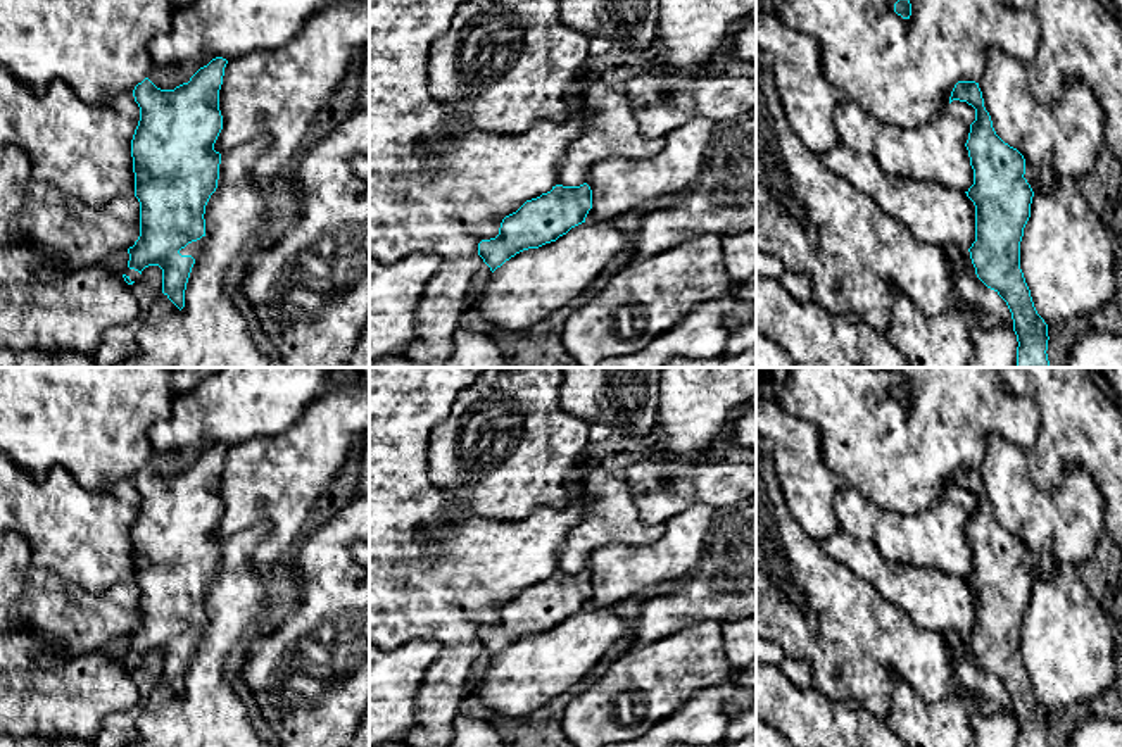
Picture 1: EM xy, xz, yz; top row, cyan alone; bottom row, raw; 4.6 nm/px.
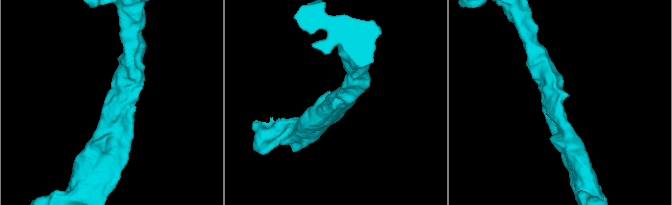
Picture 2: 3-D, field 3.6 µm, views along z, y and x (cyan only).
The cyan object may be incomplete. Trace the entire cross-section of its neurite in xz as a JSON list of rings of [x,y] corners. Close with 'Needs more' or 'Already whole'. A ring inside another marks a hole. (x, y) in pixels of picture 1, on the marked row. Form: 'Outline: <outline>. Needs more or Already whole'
Outline: [[[556,185],[551,191],[526,200],[516,212],[506,216],[499,235],[478,243],[478,255],[494,273],[516,254],[556,242],[571,228],[585,223],[592,209],[592,190]]]. Already whole

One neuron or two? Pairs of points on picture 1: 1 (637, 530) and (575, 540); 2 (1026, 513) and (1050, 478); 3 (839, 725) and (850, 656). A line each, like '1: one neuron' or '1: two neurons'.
1: one neuron
2: two neurons
3: two neurons

